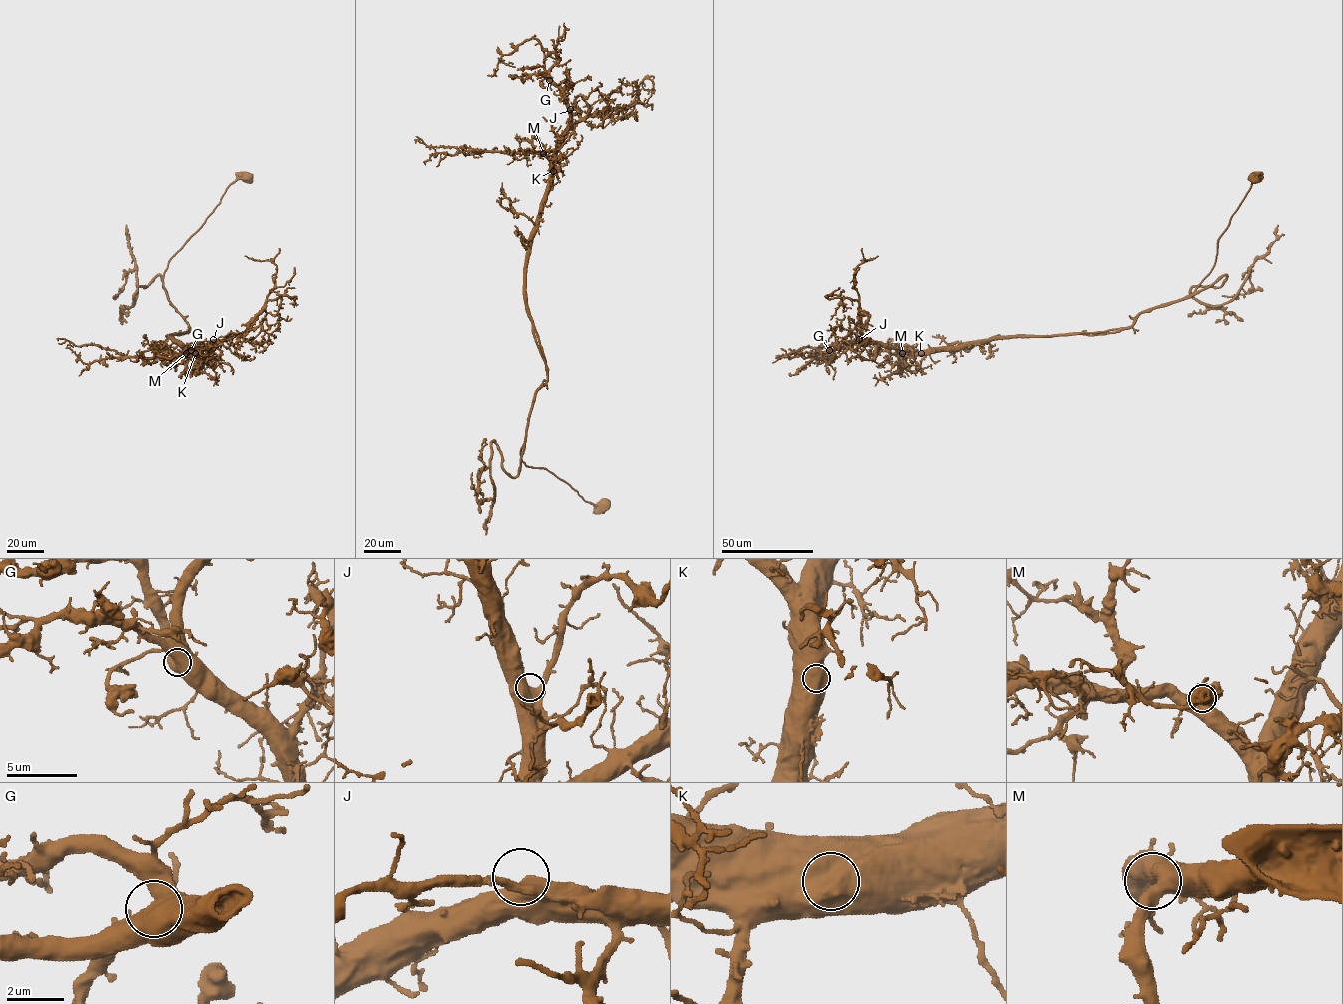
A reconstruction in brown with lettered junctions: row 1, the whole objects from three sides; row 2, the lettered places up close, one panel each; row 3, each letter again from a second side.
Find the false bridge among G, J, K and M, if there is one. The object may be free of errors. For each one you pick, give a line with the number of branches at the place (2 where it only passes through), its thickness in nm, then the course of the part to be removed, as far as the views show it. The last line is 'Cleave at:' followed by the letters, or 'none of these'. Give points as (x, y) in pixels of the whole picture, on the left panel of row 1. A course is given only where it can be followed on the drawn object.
Cleave at: none of these

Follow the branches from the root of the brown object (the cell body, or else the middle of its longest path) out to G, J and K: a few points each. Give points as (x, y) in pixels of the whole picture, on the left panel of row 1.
G: (245, 177), (229, 186), (164, 272), (168, 299), (189, 326), (168, 336), (190, 350), (212, 342), (191, 350)
J: (245, 177), (229, 186), (163, 277), (168, 299), (189, 326), (168, 336), (190, 350), (213, 339)
K: (245, 177), (229, 186), (164, 272), (163, 285), (168, 299), (189, 326), (168, 336), (195, 353)

